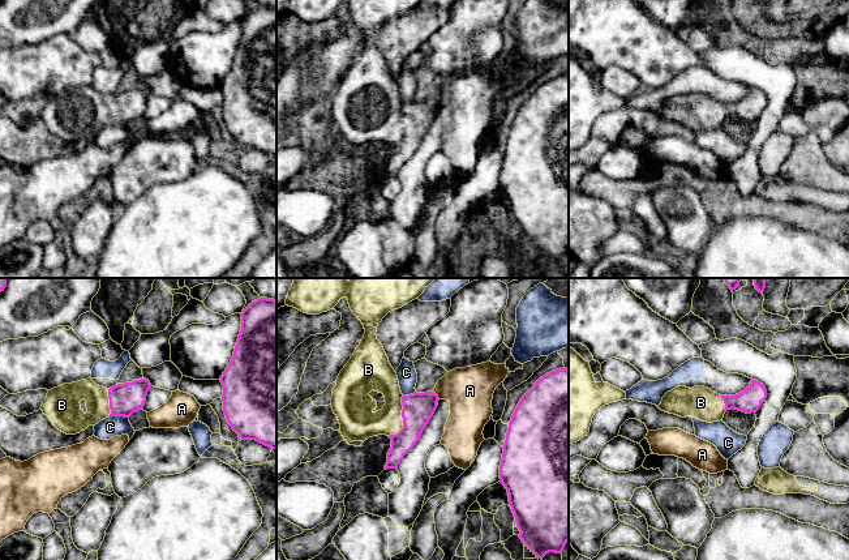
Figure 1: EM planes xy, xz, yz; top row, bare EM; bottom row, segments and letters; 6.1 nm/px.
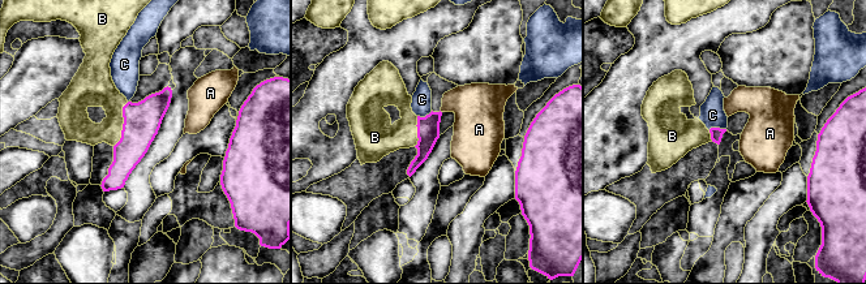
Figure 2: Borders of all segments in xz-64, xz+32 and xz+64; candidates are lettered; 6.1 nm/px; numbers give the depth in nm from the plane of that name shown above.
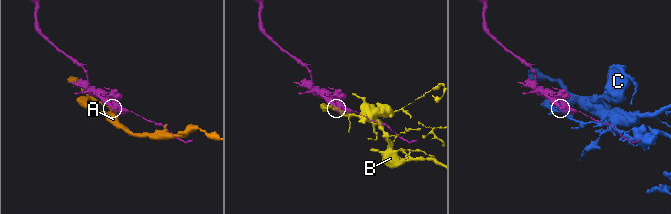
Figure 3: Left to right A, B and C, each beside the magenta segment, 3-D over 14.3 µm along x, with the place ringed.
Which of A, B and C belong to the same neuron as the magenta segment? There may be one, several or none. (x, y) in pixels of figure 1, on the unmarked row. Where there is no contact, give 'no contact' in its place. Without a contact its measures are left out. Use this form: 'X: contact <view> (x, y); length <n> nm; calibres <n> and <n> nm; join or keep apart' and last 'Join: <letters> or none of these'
A: contact xz (436, 102); length 70 nm; calibres 190 and 280 nm; keep apart
B: contact xz (402, 124); length 280 nm; calibres 190 and 190 nm; join
C: contact xy (119, 123); length 120 nm; calibres 190 and 130 nm; keep apart
Join: B

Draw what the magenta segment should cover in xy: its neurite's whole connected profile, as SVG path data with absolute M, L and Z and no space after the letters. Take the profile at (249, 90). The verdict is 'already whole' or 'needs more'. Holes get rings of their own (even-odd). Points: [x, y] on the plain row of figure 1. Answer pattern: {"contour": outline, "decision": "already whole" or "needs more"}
{"contour": "M258 5L241 21L241 38L231 70L220 84L223 119L228 132L241 148L256 148L276 157L276 8Z", "decision": "already whole"}

